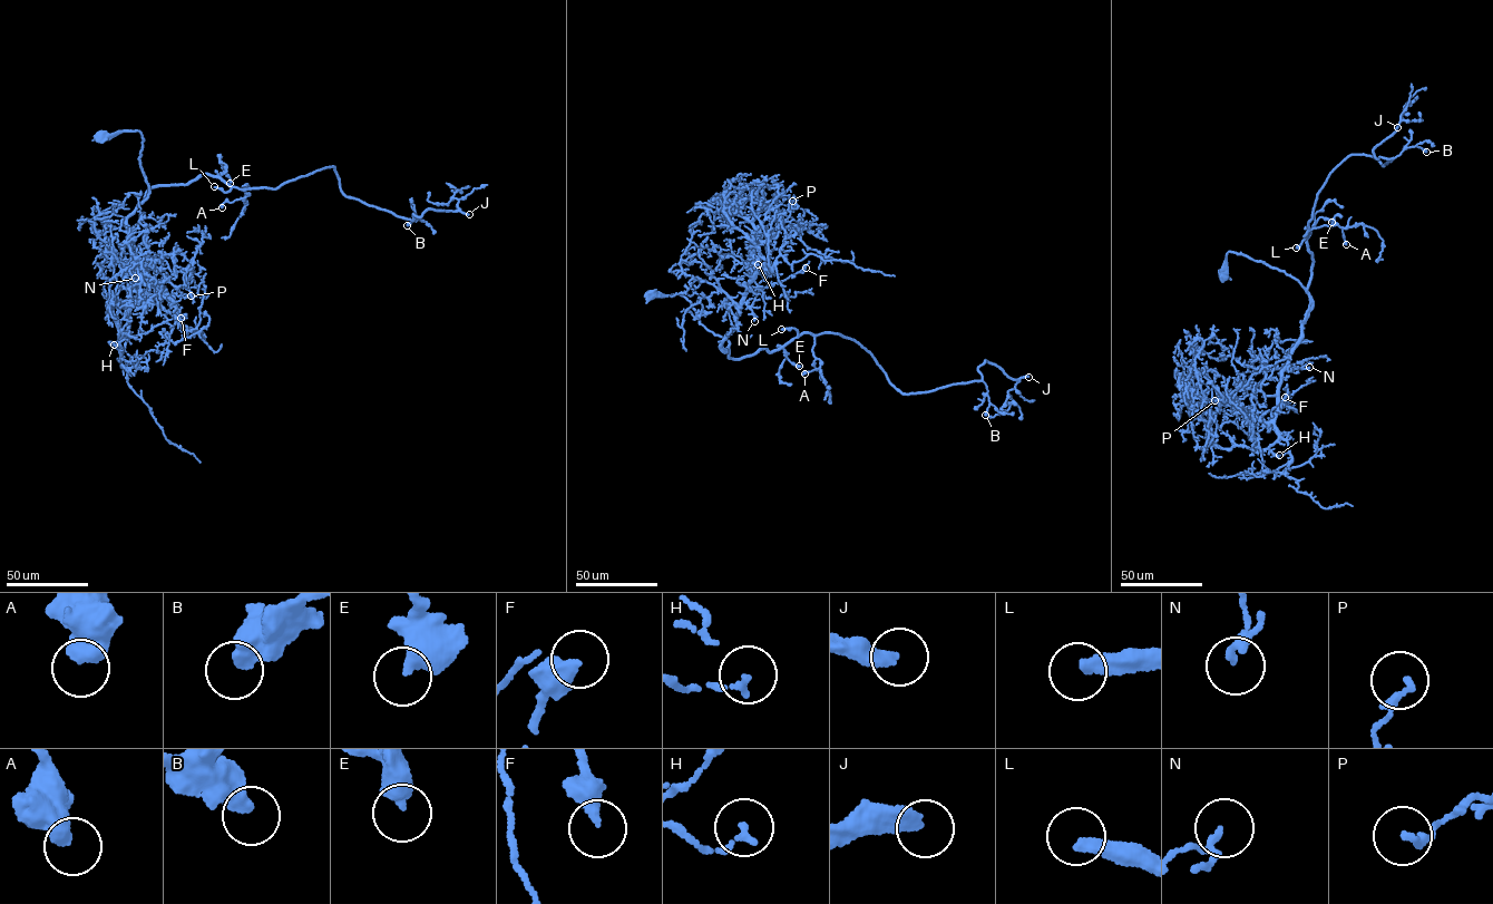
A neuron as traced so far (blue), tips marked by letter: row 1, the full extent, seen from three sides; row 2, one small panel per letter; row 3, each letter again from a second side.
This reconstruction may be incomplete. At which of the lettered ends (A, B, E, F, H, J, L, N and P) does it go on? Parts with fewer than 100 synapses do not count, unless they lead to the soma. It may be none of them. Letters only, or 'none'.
J, L

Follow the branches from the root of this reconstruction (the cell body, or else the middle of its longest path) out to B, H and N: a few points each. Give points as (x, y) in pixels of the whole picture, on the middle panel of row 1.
B: (652, 294), (690, 301), (730, 358), (839, 333), (903, 392), (984, 381), (985, 415)
H: (652, 294), (682, 295), (699, 323), (729, 341), (725, 350), (743, 293), (765, 264), (760, 254), (758, 264)
N: (652, 294), (682, 295), (699, 323), (729, 341), (725, 349), (722, 344), (743, 302), (754, 321)

